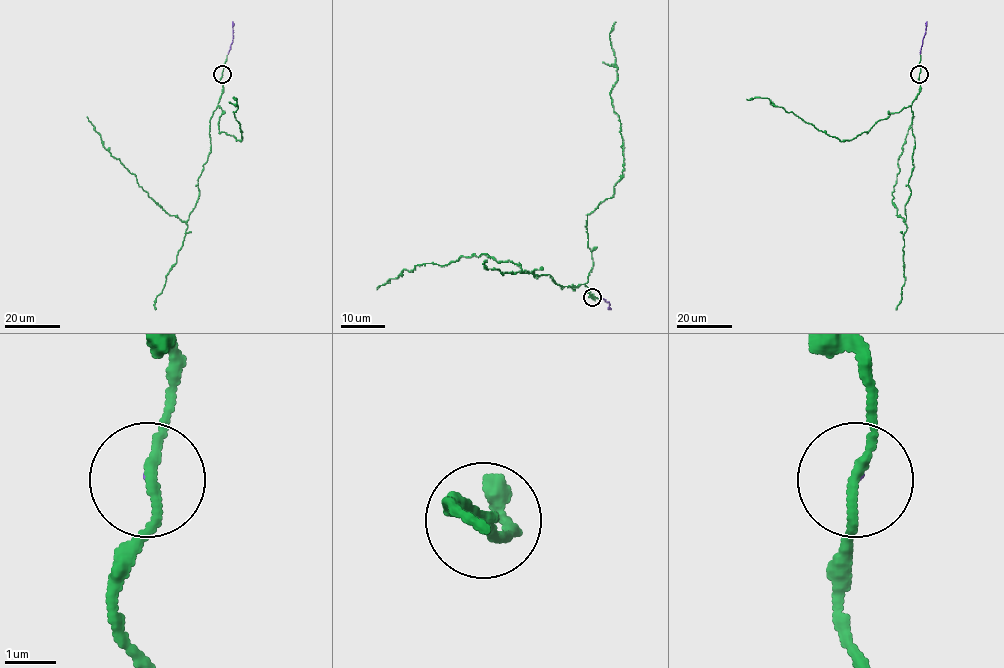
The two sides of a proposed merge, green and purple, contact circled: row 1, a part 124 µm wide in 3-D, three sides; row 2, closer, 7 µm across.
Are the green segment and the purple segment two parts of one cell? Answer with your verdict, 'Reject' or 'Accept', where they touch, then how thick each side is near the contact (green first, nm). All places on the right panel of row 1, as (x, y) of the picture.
Accept. Place: (919, 74). Thickness 170 nm (green) against 30 nm

